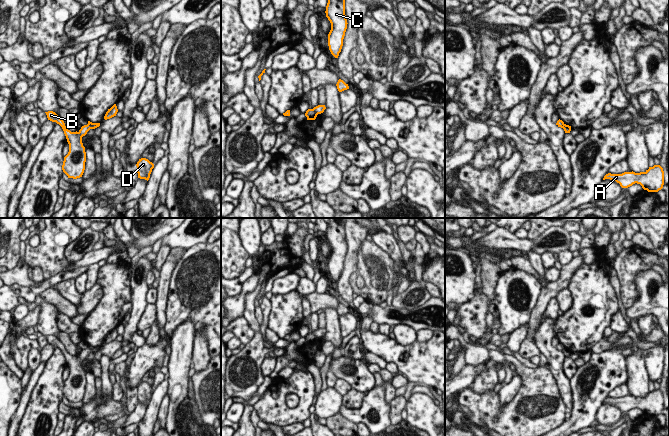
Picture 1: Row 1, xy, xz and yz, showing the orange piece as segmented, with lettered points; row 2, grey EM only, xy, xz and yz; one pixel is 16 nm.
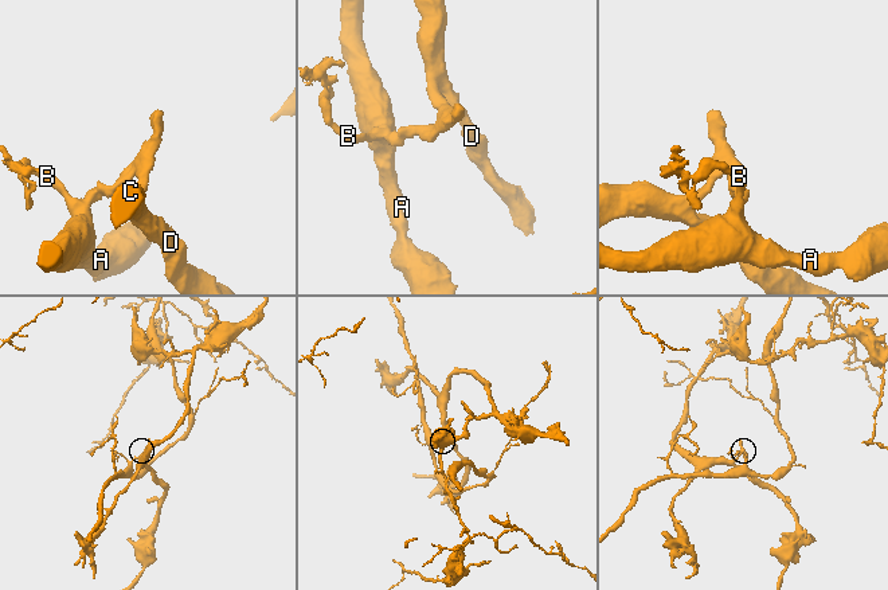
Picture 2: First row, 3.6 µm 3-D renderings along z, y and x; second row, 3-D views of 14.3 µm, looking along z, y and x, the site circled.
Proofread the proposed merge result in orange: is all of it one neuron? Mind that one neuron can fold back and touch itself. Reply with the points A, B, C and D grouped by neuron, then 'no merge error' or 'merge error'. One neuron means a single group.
A B / C D; merge error

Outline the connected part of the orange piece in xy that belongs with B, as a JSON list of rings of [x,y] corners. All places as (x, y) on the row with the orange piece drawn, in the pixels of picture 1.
[[[53,111],[45,112],[48,120],[59,124],[66,136],[69,144],[69,152],[64,157],[62,170],[68,178],[77,179],[82,177],[85,170],[86,152],[82,143],[82,137],[87,134],[90,129],[93,129],[89,124],[84,125],[77,132],[71,132],[65,126],[64,121]]]

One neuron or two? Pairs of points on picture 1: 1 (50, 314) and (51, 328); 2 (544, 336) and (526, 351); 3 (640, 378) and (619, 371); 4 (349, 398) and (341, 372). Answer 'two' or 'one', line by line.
1: one
2: two
3: two
4: two

